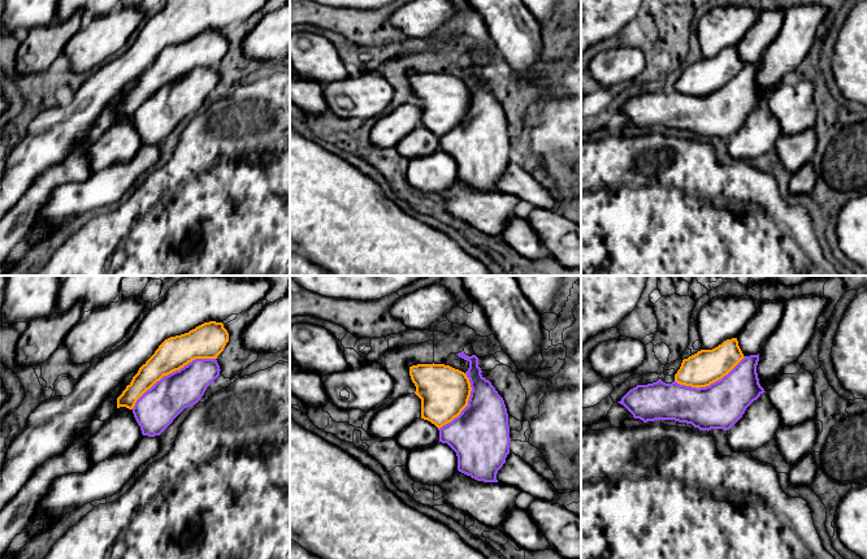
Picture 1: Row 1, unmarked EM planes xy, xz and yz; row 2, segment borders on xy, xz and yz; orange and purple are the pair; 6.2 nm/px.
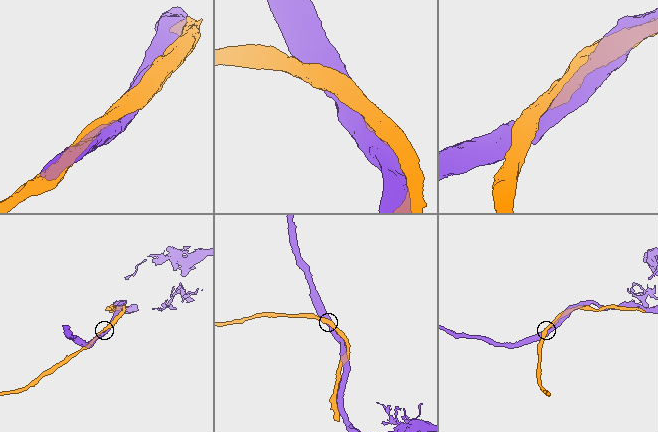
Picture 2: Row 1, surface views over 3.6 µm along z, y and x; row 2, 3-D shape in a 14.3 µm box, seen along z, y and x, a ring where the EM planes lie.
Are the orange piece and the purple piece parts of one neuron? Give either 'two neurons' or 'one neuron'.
two neurons

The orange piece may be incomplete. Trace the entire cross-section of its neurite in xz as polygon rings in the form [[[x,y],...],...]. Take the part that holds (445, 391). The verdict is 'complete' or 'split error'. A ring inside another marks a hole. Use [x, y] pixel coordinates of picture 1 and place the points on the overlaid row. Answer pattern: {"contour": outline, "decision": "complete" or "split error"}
{"contour": [[[445,364],[409,367],[409,376],[421,399],[421,419],[438,429],[451,422],[468,406],[471,382],[467,374]]], "decision": "complete"}

